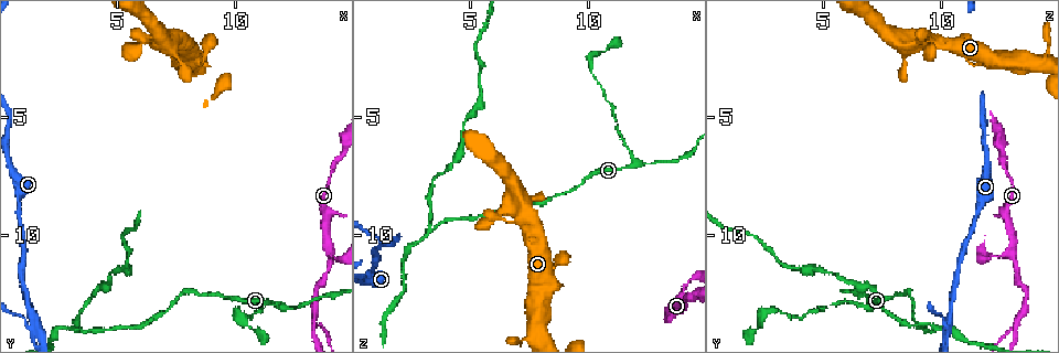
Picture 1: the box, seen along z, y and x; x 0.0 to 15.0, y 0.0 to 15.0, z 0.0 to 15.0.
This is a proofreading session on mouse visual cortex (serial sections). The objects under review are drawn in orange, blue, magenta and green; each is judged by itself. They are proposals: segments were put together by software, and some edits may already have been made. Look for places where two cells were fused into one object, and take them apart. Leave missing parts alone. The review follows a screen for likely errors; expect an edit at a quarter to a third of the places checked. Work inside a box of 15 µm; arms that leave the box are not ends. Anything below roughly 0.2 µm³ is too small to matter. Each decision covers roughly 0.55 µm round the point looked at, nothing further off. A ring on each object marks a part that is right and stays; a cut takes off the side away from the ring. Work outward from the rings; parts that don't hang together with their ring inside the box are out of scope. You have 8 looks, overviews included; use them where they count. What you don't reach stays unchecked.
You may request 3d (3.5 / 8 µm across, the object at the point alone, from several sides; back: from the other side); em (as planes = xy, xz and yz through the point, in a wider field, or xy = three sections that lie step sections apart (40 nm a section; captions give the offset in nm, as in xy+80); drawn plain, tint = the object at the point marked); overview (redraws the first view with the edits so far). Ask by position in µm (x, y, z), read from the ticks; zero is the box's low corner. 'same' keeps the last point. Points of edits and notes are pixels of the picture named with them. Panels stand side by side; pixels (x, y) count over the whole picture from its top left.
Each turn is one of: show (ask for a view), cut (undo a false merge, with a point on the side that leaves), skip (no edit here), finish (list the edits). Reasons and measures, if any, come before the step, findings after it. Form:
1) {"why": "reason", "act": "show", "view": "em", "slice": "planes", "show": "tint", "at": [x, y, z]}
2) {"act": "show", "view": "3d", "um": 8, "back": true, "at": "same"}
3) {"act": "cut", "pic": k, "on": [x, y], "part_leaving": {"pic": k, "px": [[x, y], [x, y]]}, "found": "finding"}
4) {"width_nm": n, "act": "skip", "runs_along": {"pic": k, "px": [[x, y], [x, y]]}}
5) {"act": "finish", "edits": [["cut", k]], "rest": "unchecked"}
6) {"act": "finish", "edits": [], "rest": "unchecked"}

{"act": "show", "view": "3d", "um": 3.5, "at": [3.2, 14.0, 9.7]}

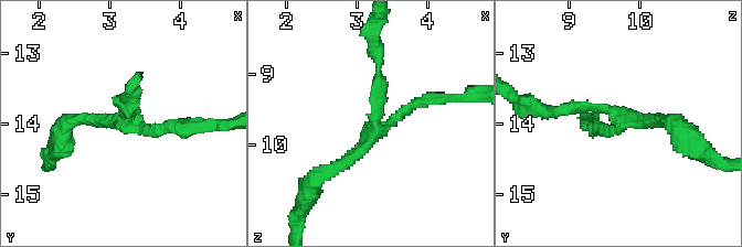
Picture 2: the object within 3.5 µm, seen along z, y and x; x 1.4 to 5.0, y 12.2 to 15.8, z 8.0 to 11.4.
{"arms": 3, "arm_widths_nm": [150, 200, 200], "act": "show", "view": "em", "slice": "planes", "show": "tint", "at": [3.30, 13.95, 9.75]}

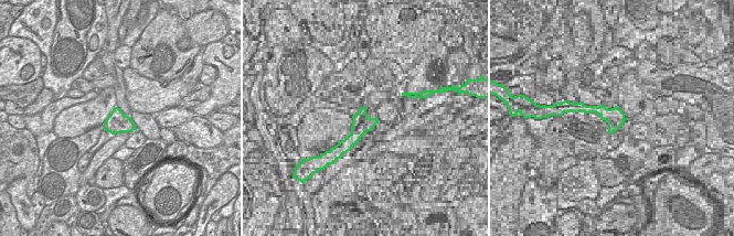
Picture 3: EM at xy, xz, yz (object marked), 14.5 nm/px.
{"why": "another direction", "act": "show", "view": "em", "slice": "xy", "step": 2, "show": "tint", "at": "same"}

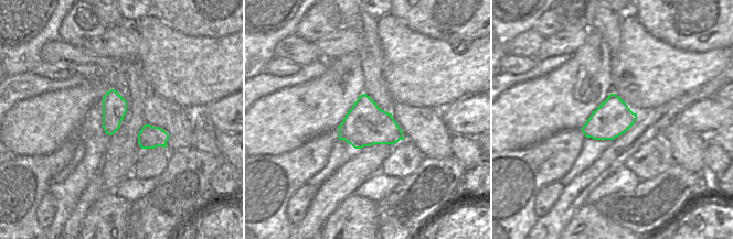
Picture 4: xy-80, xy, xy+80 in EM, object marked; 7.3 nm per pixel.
{"width_nm": 320, "act": "skip", "runs_along": {"pic": 2, "px": [[437, 97], [377, 129], [380, 61]]}, "found": "continuous, no second cell"}

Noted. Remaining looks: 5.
{"act": "show", "view": "3d", "um": 3.5, "at": [1.5, 13.7, 10.3]}

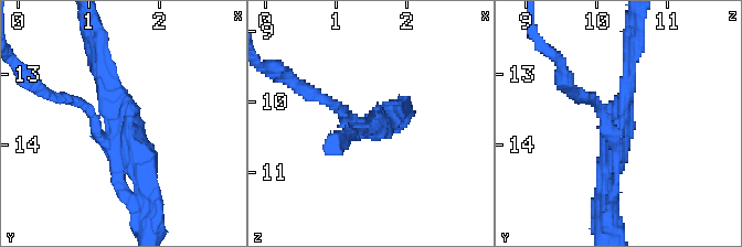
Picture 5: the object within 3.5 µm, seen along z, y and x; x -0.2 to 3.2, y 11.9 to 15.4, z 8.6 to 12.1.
{"arms": 3, "arm_widths_nm": [150, 250, 300], "act": "show", "view": "em", "slice": "xy", "step": 5, "show": "tint", "at": [1.60, 13.80, 10.35]}

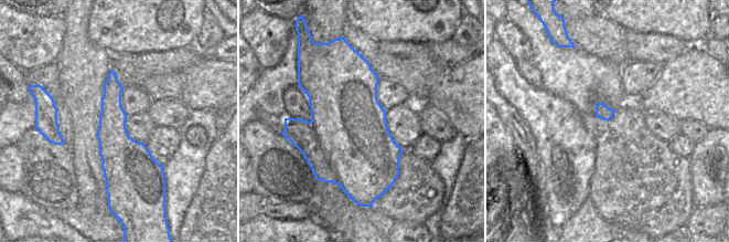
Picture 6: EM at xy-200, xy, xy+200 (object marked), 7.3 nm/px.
{"act": "cut", "pic": 5, "on": [83, 105], "part_leaving": {"pic": 5, "px": [[107, 137], [80, 103], [32, 83]]}, "found": "two cells meet here"}

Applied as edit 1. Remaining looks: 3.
{"why": "branch point", "act": "show", "view": "3d", "um": 8, "at": [14.0, 10.6, 13.1]}

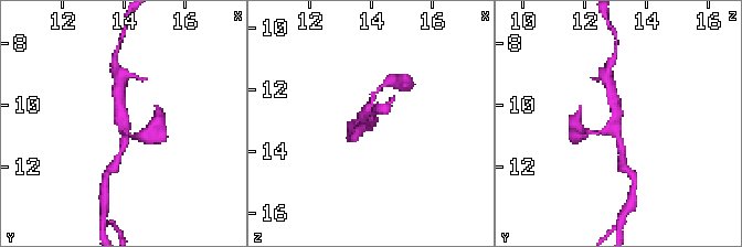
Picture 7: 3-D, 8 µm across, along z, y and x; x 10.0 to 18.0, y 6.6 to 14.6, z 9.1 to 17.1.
{"arms": 3, "arm_widths_nm": [150, 250, 300], "why": "need the tissue", "act": "show", "view": "em", "slice": "xy", "step": 1, "show": "tint", "at": [14.0, 10.5, 13.0]}

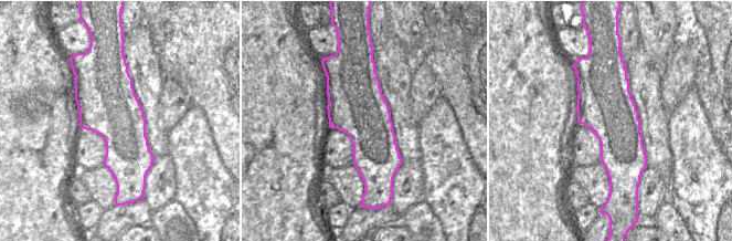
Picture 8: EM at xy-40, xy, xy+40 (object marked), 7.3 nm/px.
{"act": "skip", "runs_along": {"pic": 8, "px": [[356, 51], [373, 197]]}, "found": "continuous, no second cell"}

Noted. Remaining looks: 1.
{"act": "finish", "edits": [["cut", 5]], "rest": "unchecked"}

